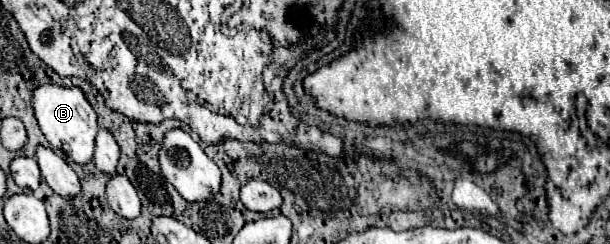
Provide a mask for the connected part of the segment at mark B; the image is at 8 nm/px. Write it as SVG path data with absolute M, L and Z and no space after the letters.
M43 84L33 94L33 110L39 120L41 132L49 140L51 148L61 150L75 164L87 164L93 160L95 136L99 132L97 114L79 88L61 88L57 84Z

